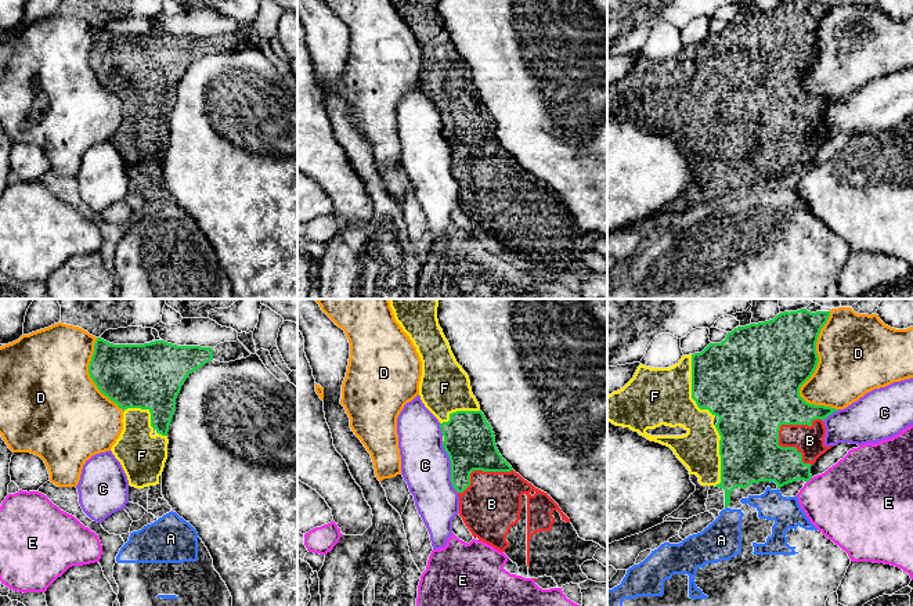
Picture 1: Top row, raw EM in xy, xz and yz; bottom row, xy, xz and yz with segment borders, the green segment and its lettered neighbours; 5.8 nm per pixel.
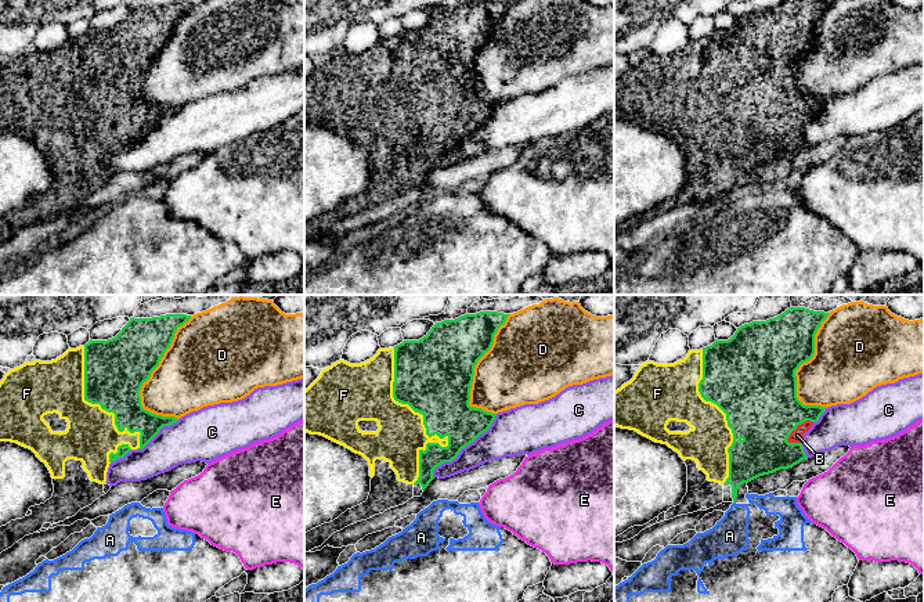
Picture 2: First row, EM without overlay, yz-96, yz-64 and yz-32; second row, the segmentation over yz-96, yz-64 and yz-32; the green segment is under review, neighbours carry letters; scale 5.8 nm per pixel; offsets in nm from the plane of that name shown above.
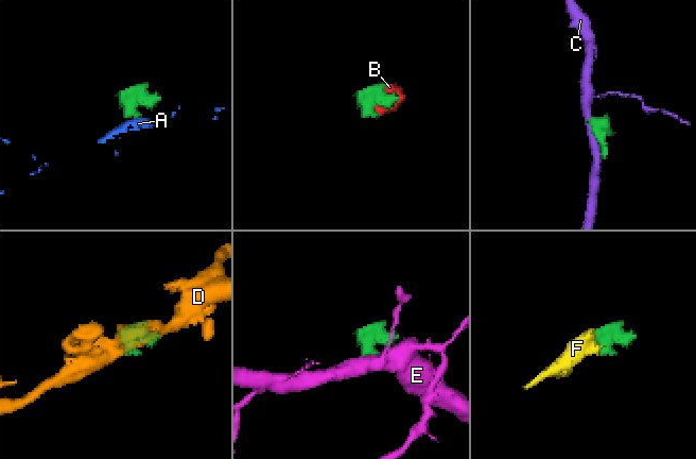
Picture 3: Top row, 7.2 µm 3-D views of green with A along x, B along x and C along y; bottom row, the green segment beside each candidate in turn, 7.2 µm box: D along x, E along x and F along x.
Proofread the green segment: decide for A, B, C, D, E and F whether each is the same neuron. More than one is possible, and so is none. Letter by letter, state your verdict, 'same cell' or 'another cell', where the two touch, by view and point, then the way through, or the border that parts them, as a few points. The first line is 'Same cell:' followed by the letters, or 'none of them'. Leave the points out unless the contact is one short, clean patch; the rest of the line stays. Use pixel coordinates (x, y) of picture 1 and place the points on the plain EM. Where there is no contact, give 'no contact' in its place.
Same cell: B, F
A: another cell; no contact
B: same cell; meets green in yz at (789, 137)
C: another cell; meets green in xz at (451, 158)
D: another cell; meets green in yz at (814, 61)
E: another cell; meets green in yz at (809, 169)
F: same cell; meets green in yz at (692, 79)

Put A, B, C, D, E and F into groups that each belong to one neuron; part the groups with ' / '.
A / B F / C / D / E

